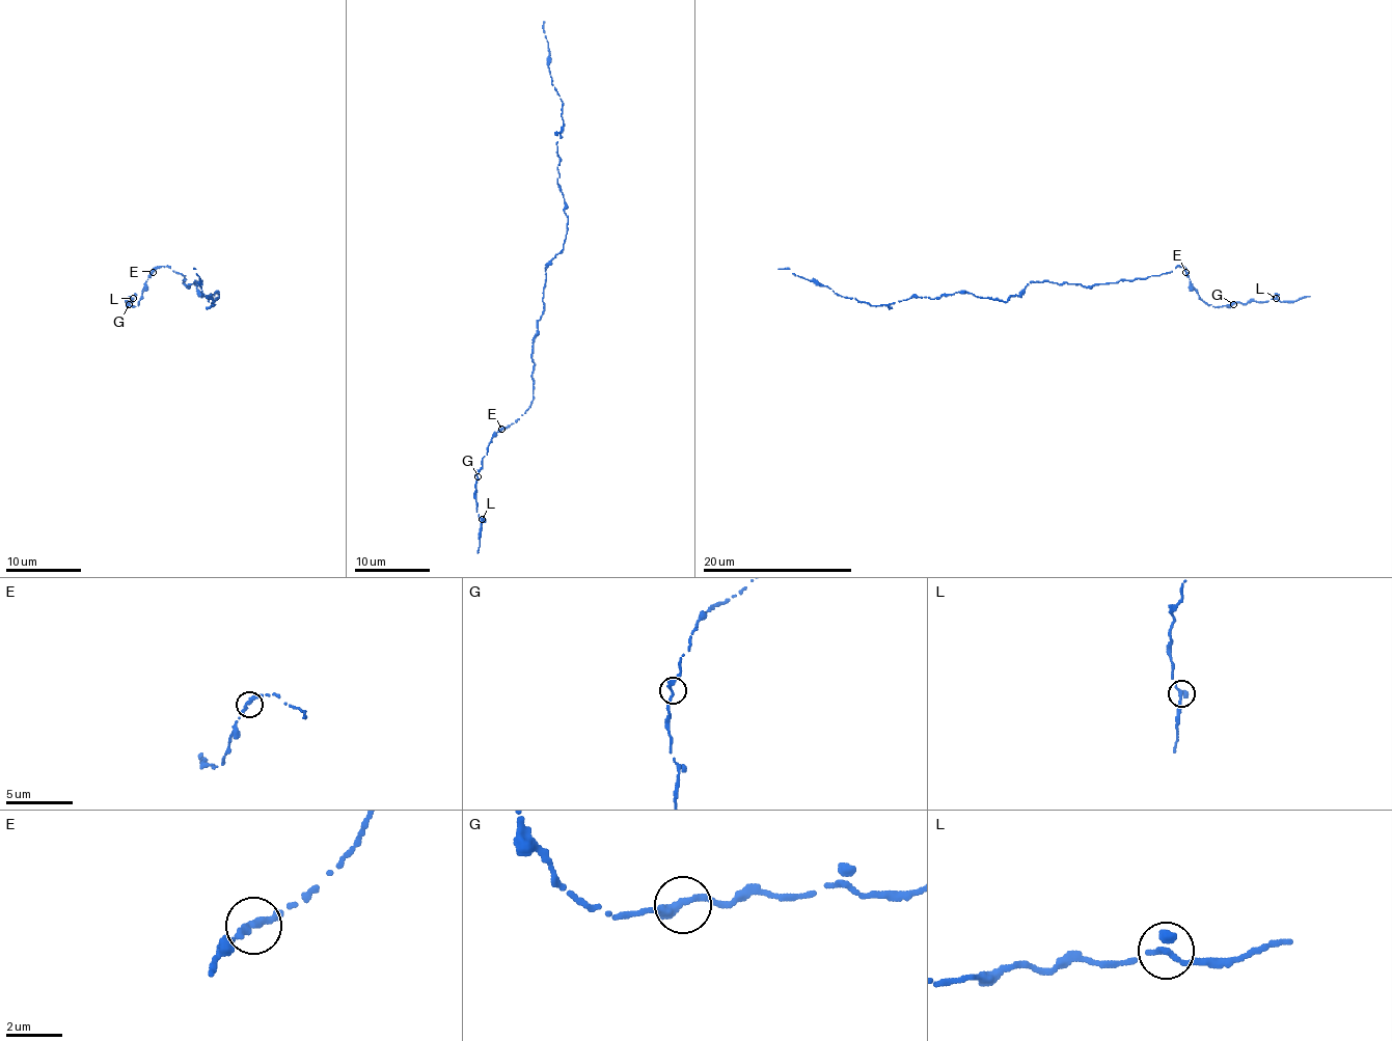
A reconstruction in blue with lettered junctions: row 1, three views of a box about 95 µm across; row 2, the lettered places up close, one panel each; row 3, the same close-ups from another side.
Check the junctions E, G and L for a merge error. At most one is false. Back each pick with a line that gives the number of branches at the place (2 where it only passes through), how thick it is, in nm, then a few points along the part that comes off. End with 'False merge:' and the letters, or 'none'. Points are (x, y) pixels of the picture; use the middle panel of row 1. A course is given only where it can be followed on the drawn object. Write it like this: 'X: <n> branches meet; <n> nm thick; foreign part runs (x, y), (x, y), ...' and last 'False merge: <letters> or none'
False merge: none

